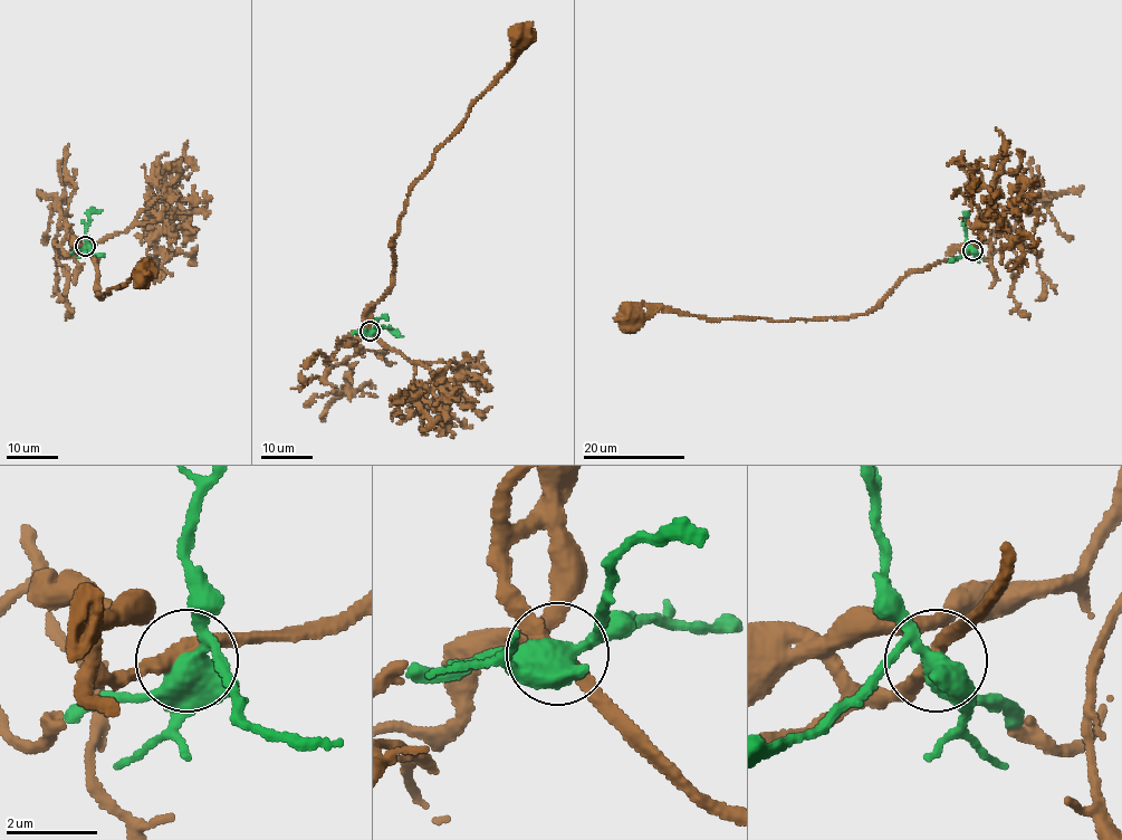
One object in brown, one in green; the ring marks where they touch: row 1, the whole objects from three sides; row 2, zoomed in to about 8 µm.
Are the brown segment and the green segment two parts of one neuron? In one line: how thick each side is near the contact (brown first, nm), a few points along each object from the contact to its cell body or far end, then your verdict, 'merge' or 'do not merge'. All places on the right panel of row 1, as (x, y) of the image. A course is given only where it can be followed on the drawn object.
320 nm thick on the brown side, 440 nm on the other; brown runs (972, 249), (910, 273), (883, 302), (862, 315), (778, 321), (703, 318), (659, 309), (627, 321); green runs (972, 250), (967, 242), (964, 219), (967, 213); merge

